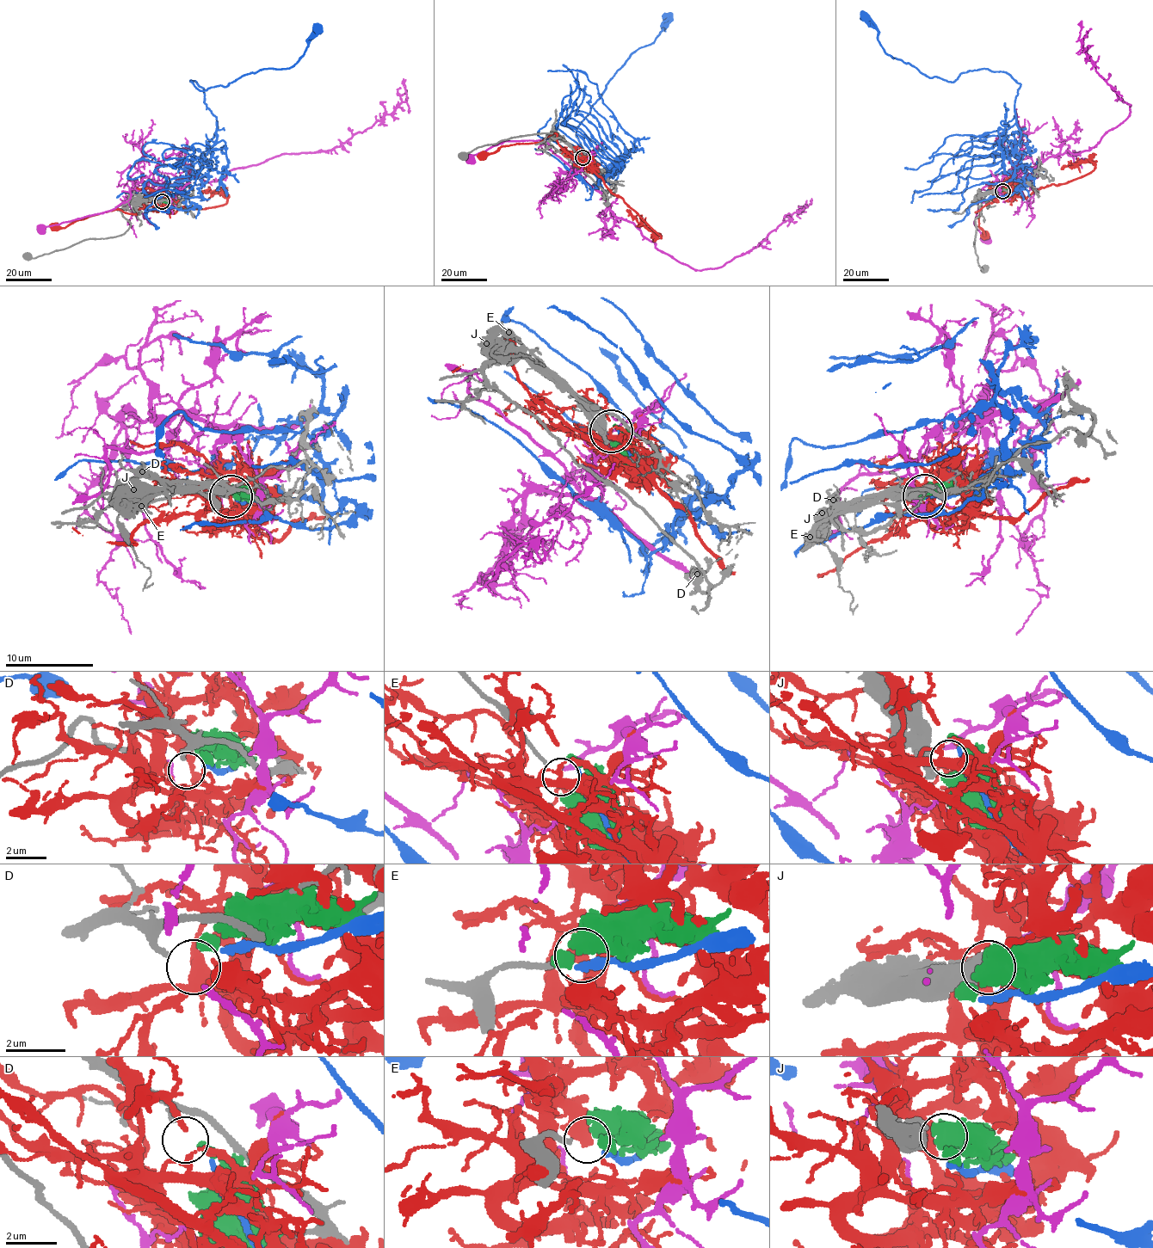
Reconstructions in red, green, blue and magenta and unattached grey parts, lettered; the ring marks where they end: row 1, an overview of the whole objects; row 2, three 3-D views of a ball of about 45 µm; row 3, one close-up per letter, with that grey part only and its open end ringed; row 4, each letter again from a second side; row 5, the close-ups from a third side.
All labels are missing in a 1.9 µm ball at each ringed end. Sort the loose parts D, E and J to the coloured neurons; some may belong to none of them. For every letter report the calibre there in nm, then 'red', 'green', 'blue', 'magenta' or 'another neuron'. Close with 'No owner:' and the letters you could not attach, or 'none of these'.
D: 220 nm | another neuron
E: 150 nm | blue
J: 500 nm | green
No owner: D

